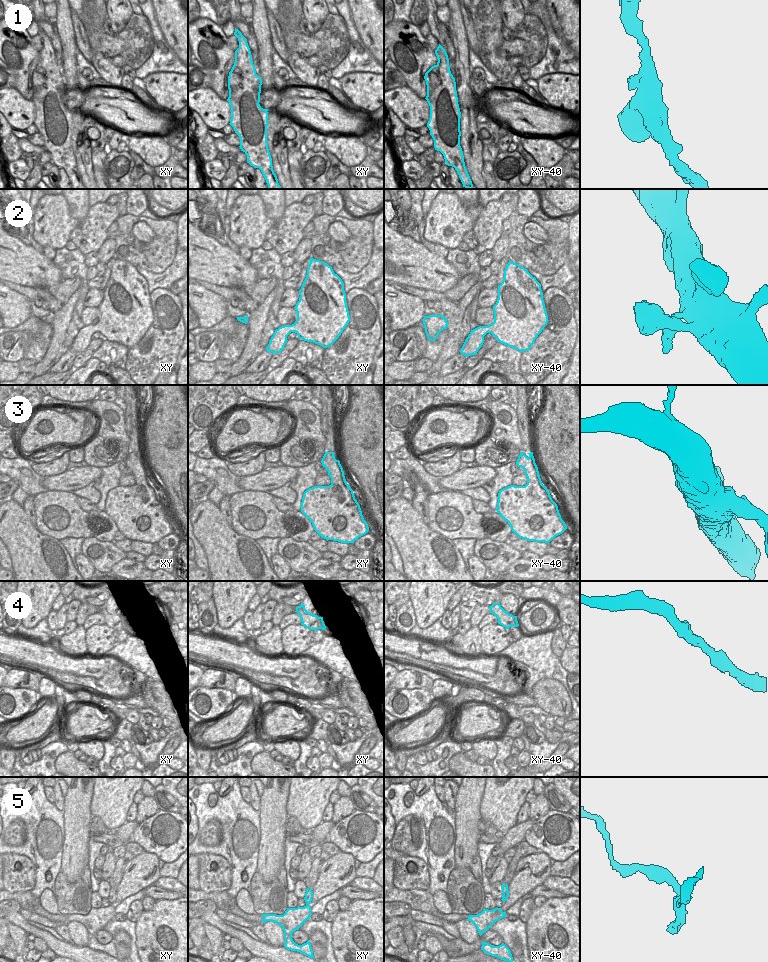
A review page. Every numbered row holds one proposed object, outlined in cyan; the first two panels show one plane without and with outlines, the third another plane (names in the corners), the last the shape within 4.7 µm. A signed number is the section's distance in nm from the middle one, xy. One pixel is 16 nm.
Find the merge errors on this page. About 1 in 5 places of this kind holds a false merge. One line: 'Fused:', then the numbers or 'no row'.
Fused: 5

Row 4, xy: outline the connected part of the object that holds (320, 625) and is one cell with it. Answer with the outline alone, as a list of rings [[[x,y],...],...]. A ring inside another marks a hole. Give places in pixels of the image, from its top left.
[[[304,603],[300,606],[296,607],[296,611],[301,618],[301,624],[310,630],[325,630],[326,626],[323,621],[323,617],[318,617],[317,615],[313,615],[305,609]]]

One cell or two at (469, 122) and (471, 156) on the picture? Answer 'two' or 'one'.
one

